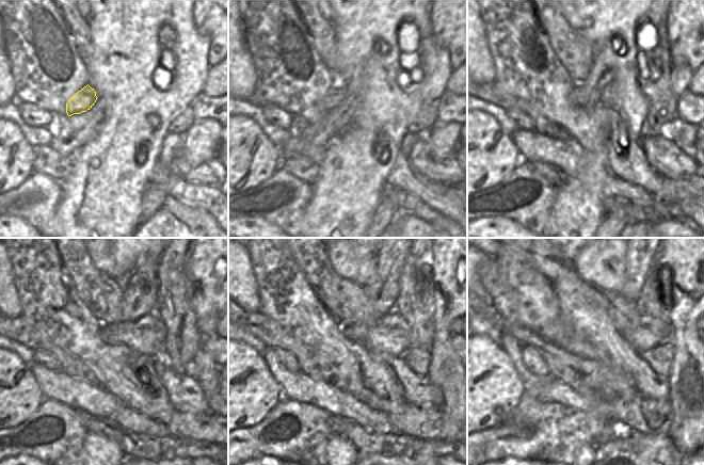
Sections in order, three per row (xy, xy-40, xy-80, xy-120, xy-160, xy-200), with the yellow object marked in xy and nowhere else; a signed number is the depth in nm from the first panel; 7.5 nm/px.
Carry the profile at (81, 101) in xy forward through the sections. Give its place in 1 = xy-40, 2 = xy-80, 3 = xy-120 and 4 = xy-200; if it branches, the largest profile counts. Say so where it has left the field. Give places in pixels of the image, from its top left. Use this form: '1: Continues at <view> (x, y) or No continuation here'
1: Continues at xy-40 (338, 91)
2: Continues at xy-80 (588, 94)
3: Continues at xy-120 (141, 329)
4: Continues at xy-200 (649, 333).

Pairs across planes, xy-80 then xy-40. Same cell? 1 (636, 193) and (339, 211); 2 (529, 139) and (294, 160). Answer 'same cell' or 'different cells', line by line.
1: different cells
2: different cells

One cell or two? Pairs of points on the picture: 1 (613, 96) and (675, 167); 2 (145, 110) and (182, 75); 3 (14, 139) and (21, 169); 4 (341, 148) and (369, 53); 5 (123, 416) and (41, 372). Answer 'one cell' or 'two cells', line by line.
1: two cells
2: one cell
3: one cell
4: one cell
5: one cell

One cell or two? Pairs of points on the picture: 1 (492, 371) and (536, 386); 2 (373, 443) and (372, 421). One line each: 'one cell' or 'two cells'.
1: two cells
2: two cells

